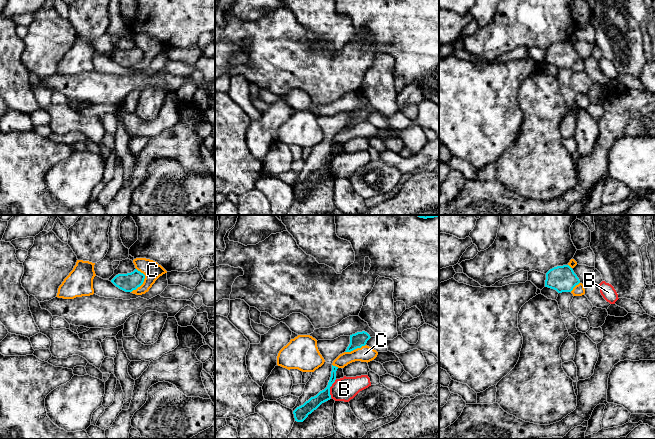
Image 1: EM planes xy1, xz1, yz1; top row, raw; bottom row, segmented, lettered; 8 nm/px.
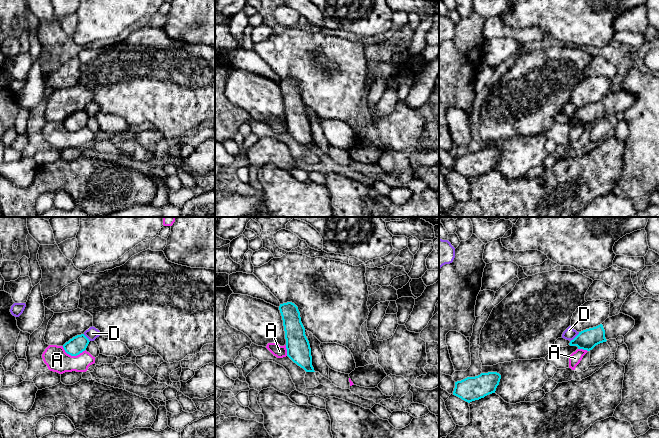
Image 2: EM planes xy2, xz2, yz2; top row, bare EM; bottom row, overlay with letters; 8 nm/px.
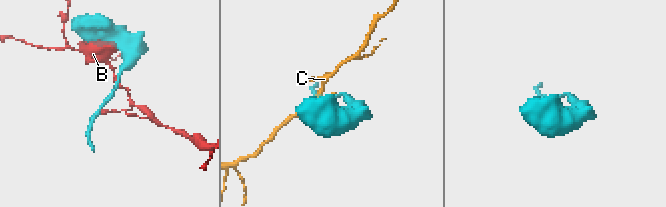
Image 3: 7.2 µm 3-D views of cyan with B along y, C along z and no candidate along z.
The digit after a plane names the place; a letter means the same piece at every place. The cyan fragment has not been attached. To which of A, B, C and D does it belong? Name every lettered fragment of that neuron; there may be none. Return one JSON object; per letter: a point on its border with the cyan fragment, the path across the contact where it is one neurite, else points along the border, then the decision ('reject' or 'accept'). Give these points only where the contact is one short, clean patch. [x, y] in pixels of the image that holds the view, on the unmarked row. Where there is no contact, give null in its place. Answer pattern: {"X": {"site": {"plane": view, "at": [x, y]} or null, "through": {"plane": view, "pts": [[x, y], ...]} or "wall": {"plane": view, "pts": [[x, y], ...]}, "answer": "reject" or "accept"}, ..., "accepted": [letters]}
{"A": {"site": {"plane": "xy2", "at": [73, 131]}, "wall": {"plane": "xy2", "pts": [[62, 122], [71, 131], [78, 131], [85, 125]]}, "answer": "reject"}, "B": {"site": {"plane": "xz1", "at": [329, 164]}, "answer": "reject"}, "C": {"site": {"plane": "xy1", "at": [143, 57]}, "wall": {"plane": "xy1", "pts": [[136, 44], [144, 51], [144, 57], [131, 68]]}, "answer": "reject"}, "D": {"site": {"plane": "yz2", "at": [575, 113]}, "wall": {"plane": "yz2", "pts": [[579, 108], [570, 117]]}, "answer": "reject"}, "accepted": []}

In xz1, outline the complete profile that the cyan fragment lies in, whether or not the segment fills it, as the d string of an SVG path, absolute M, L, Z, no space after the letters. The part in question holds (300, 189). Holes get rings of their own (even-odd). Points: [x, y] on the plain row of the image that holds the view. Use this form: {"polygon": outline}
{"polygon": "M332 141L331 153L327 163L293 187L295 197L303 198L308 193L308 191L316 186L322 179L331 175L330 163L336 156L337 145L338 143Z"}

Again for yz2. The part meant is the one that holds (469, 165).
{"polygon": "M497 148L481 149L475 153L467 153L455 158L453 171L470 179L495 169L501 151Z"}

